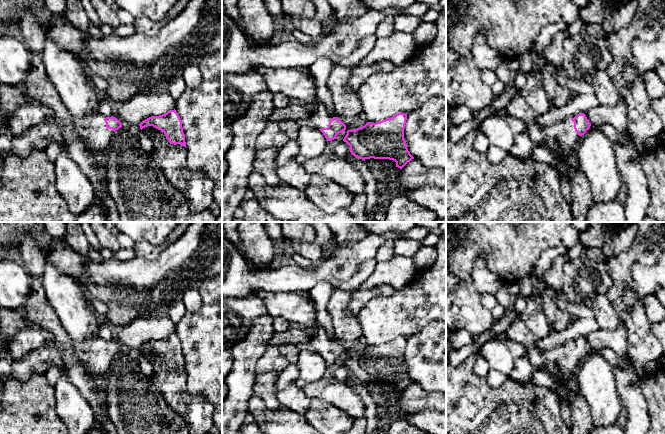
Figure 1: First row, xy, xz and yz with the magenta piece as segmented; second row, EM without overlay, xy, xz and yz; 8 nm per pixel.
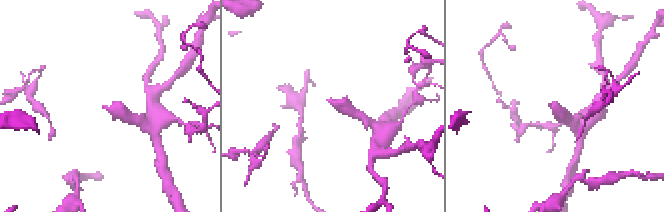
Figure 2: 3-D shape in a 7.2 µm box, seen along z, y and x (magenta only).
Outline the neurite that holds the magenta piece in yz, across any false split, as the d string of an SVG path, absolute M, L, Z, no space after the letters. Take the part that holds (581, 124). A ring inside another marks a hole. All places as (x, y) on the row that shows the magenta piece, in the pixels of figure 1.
M584 113L570 116L543 128L543 140L549 145L552 154L573 155L577 140L589 130L591 123Z

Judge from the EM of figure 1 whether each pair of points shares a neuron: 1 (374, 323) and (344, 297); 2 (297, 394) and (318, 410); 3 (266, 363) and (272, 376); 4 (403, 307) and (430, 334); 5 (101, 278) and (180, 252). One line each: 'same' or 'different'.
1: different
2: different
3: different
4: different
5: same

